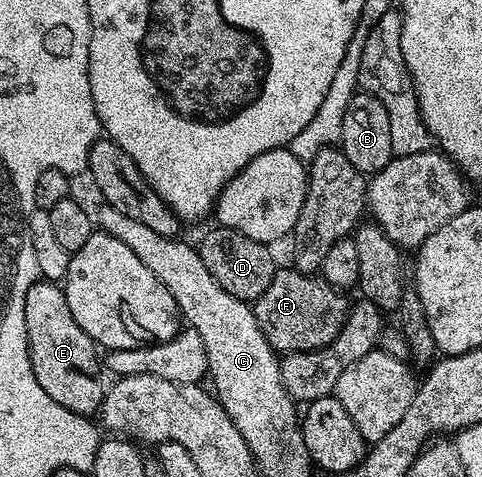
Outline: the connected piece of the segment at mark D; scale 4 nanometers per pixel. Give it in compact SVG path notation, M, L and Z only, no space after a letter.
M214 225L214 228L202 239L202 244L196 247L200 261L204 261L204 266L208 268L208 273L216 277L216 285L224 289L224 293L232 293L232 297L245 299L247 301L257 301L272 285L272 277L276 270L274 255L269 246L260 241L252 241L252 237L244 237L231 227Z

